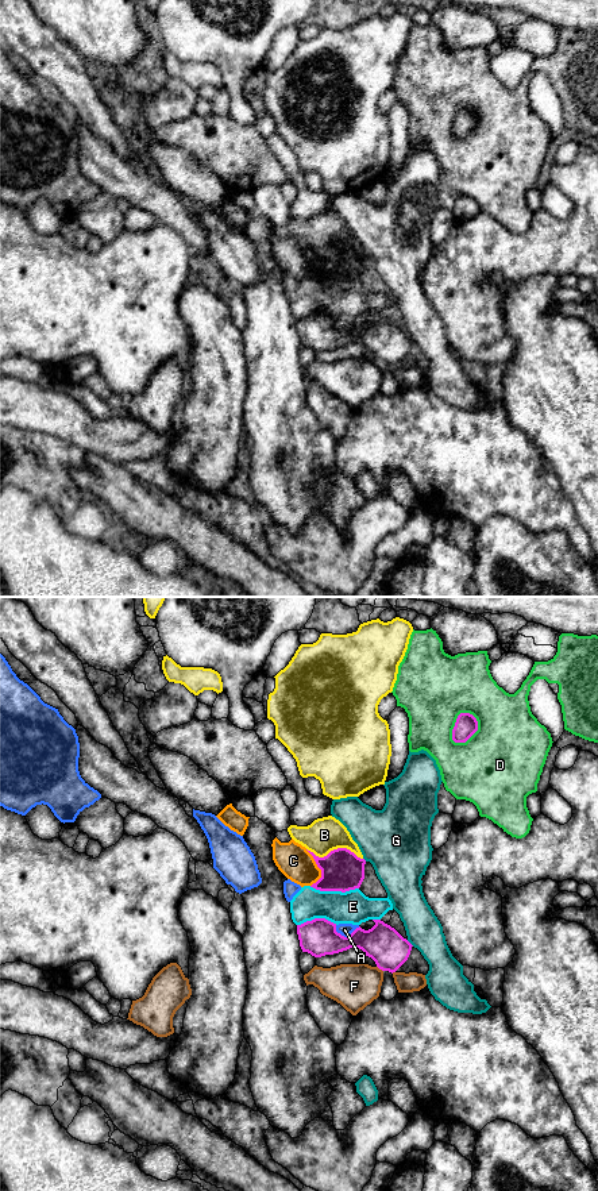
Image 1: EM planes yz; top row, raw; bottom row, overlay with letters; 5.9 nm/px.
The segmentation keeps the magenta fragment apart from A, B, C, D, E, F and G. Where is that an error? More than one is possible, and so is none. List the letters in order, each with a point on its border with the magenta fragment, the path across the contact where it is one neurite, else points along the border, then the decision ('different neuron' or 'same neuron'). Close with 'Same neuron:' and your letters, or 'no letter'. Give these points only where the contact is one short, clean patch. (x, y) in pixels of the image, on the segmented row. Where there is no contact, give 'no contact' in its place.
A: contact yz (347, 936); different neuron
B: contact yz (335, 850); different neuron
C: contact yz (319, 867); border yz (305, 850), (320, 870), (320, 877), (311, 886); different neuron
D: contact yz (455, 724); different neuron
E: contact yz (334, 890); different neuron
F: contact yz (379, 968); different neuron
G: contact yz (409, 943); different neuron
Same neuron: no letter

